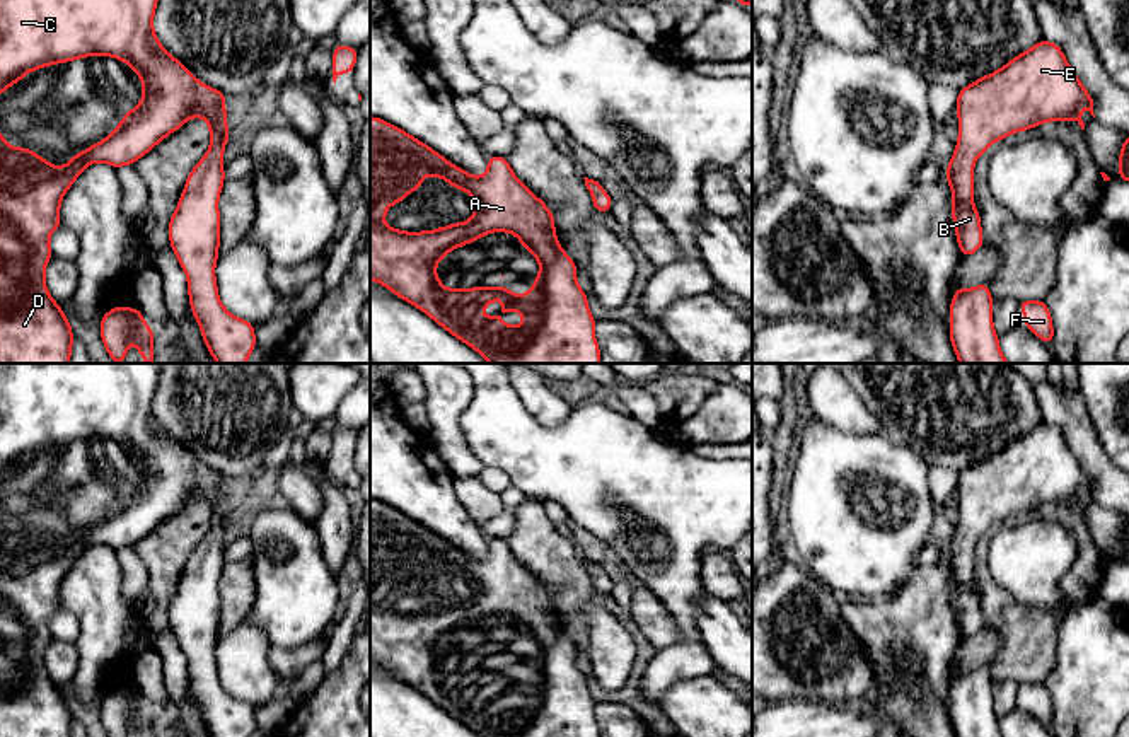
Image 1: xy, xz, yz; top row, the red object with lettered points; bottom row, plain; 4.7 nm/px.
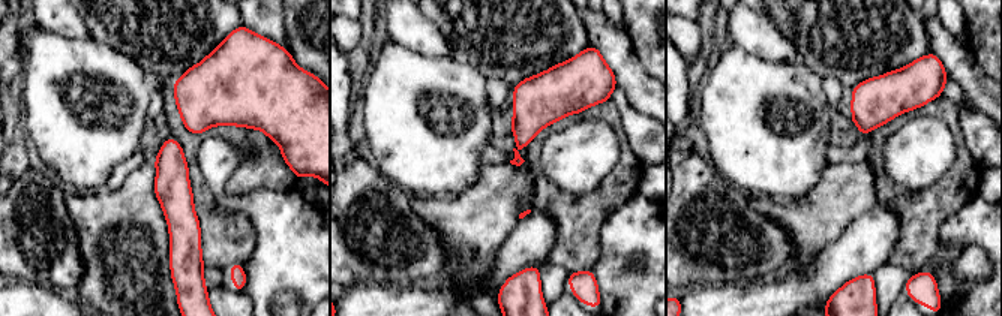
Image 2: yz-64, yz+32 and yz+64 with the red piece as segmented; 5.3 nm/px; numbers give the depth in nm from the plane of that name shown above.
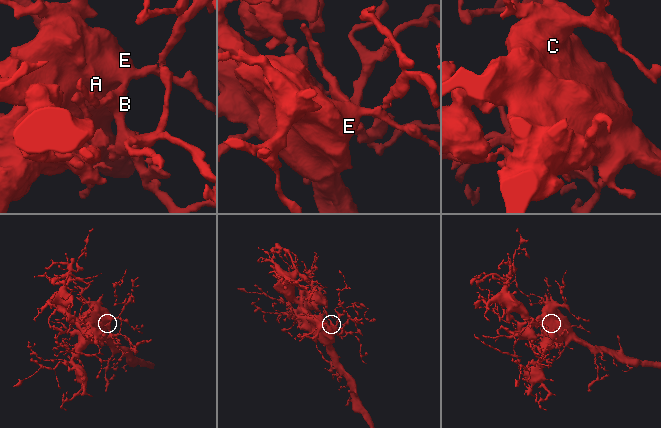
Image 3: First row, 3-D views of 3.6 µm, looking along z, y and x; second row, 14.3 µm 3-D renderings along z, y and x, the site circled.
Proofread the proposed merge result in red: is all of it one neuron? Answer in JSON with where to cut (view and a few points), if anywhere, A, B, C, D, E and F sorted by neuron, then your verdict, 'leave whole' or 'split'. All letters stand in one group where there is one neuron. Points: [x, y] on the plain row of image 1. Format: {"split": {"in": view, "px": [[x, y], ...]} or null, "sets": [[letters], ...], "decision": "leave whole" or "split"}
{"split": null, "sets": [["A", "B", "C", "D", "E", "F"]], "decision": "leave whole"}

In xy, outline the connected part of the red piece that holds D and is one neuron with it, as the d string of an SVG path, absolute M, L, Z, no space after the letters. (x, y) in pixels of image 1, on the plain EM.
M0 363L0 476L34 452L48 447L68 445L90 437L114 438L128 445L143 466L143 481L130 491L114 514L90 527L63 549L51 548L31 531L9 529L0 514L0 737L72 737L73 713L44 665L44 652L53 640L49 618L61 606L60 585L80 554L96 544L114 551L133 548L167 517L179 512L193 498L201 498L210 508L210 531L191 551L176 594L169 602L169 623L182 653L188 659L189 688L201 710L203 723L211 737L251 737L256 730L256 708L234 699L218 681L215 645L220 628L218 578L225 565L223 531L230 514L227 510L225 474L201 466L179 442L165 433L153 415L153 396L162 363Z

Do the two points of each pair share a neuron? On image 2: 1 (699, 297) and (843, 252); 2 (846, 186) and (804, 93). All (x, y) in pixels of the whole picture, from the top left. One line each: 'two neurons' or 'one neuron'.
1: one neuron
2: two neurons

